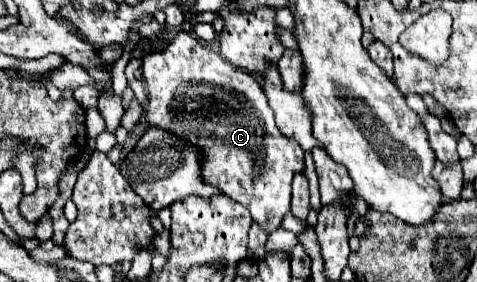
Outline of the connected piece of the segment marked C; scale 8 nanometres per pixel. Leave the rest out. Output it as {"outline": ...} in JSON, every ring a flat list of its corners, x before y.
{"outline":[[180,31,174,39,162,45,158,51,144,55,142,71,148,87,148,107,144,121,154,127,174,127,174,133,200,147,204,161,204,179,220,187,224,195,244,205,252,219,268,233,280,227,282,217,290,211,290,183,292,177,304,169,304,151,296,141,290,141,280,133,274,123,274,113,266,101,266,95,254,75,238,71,208,43,202,43,192,33]]}

